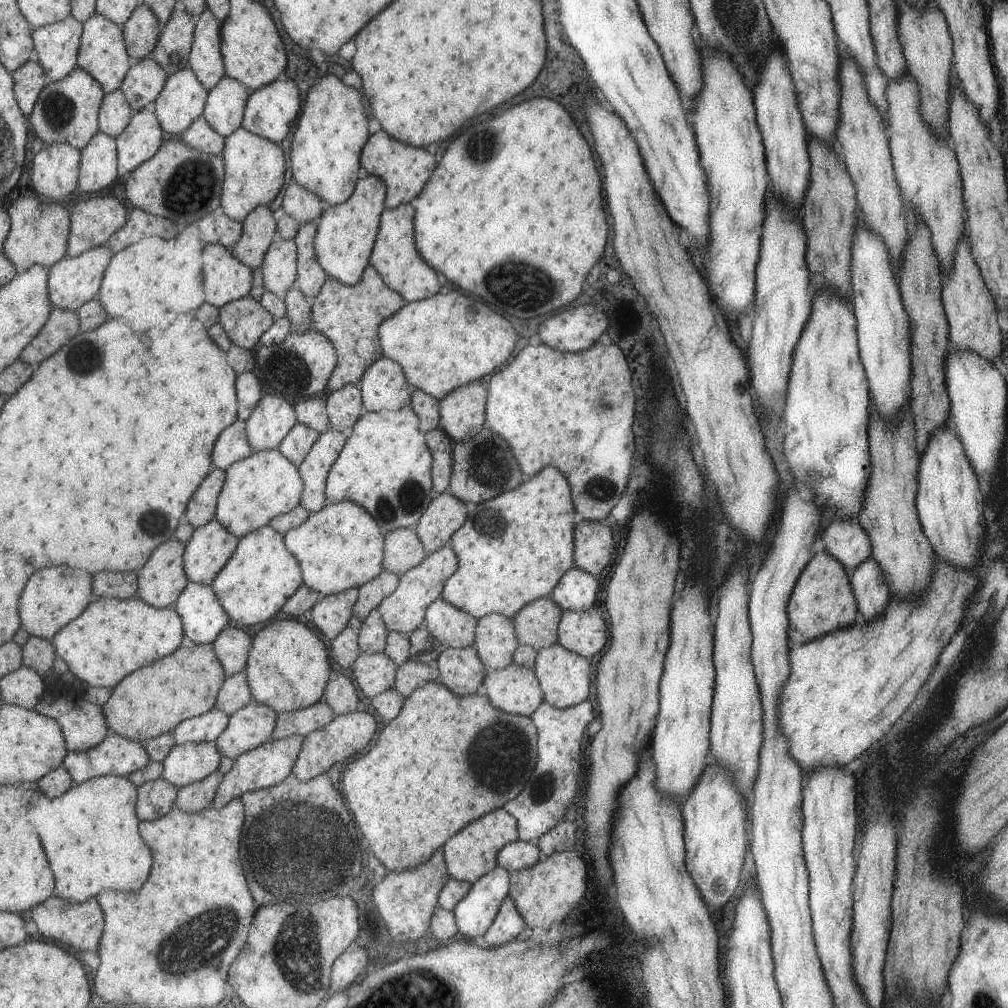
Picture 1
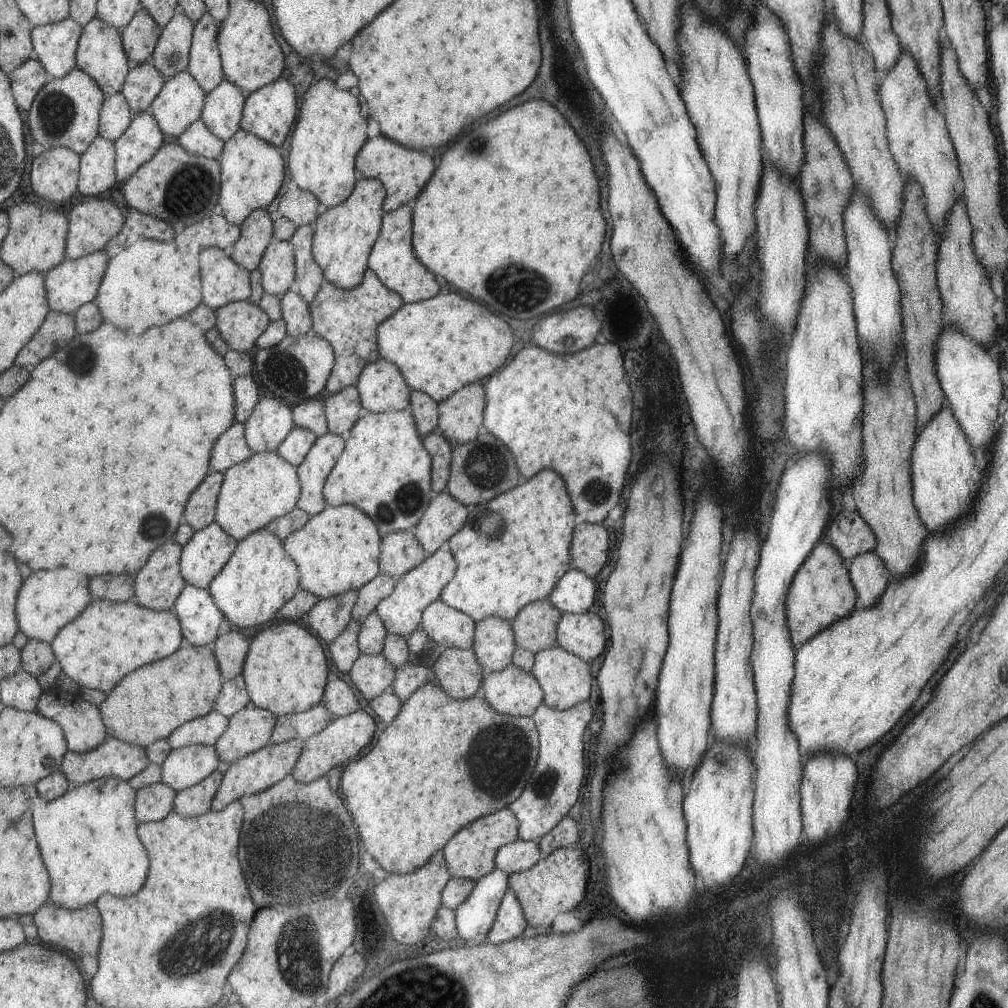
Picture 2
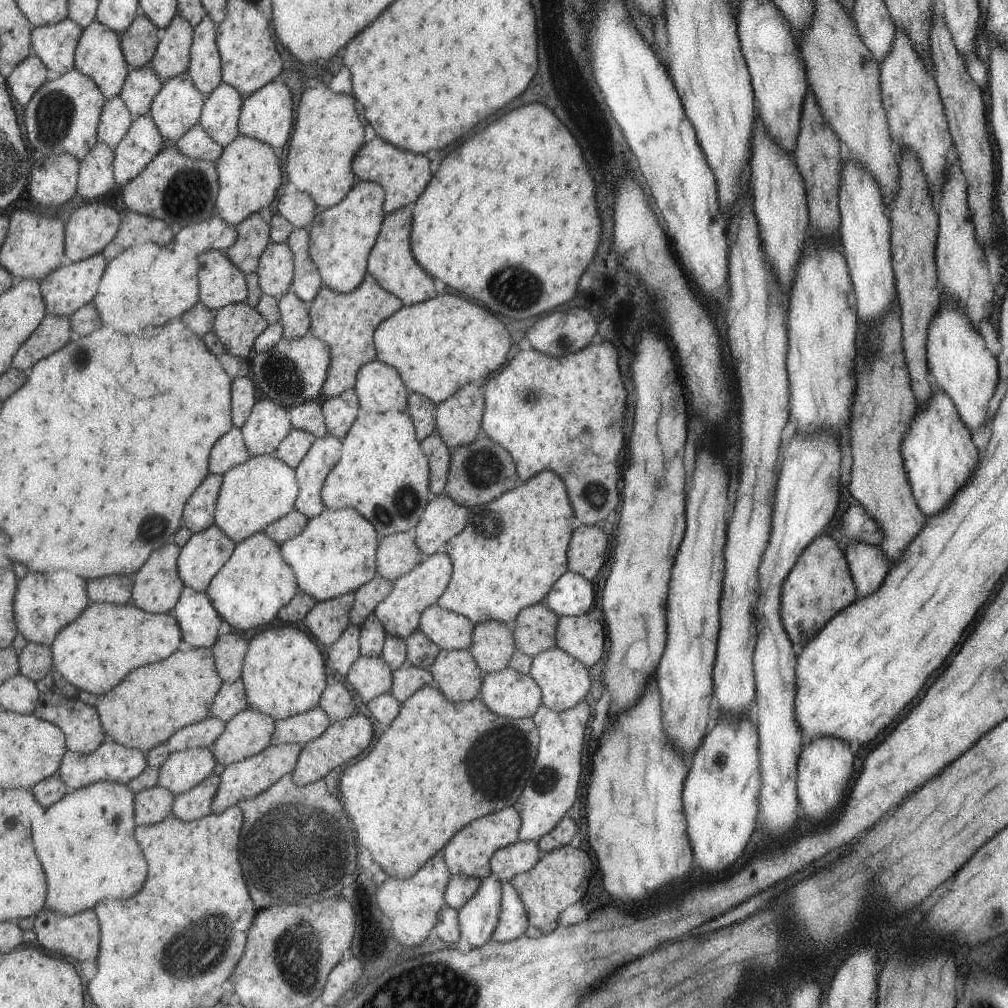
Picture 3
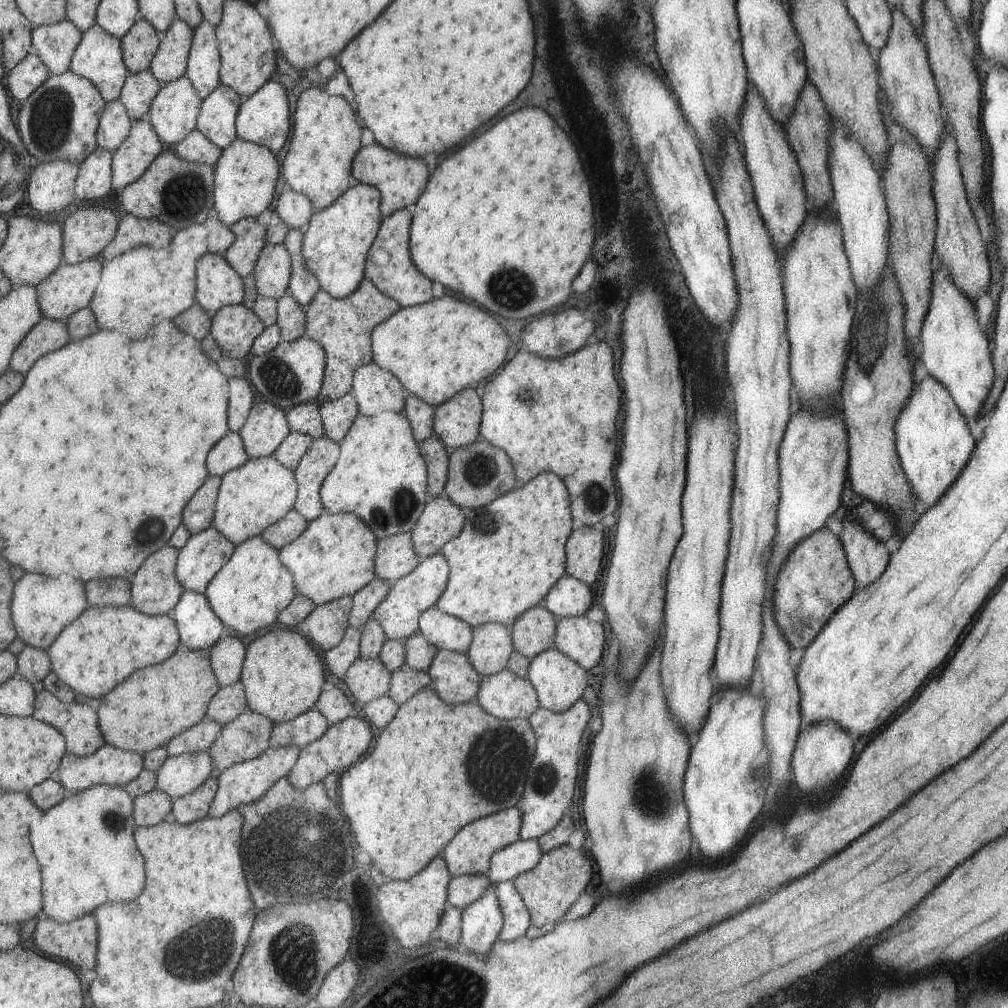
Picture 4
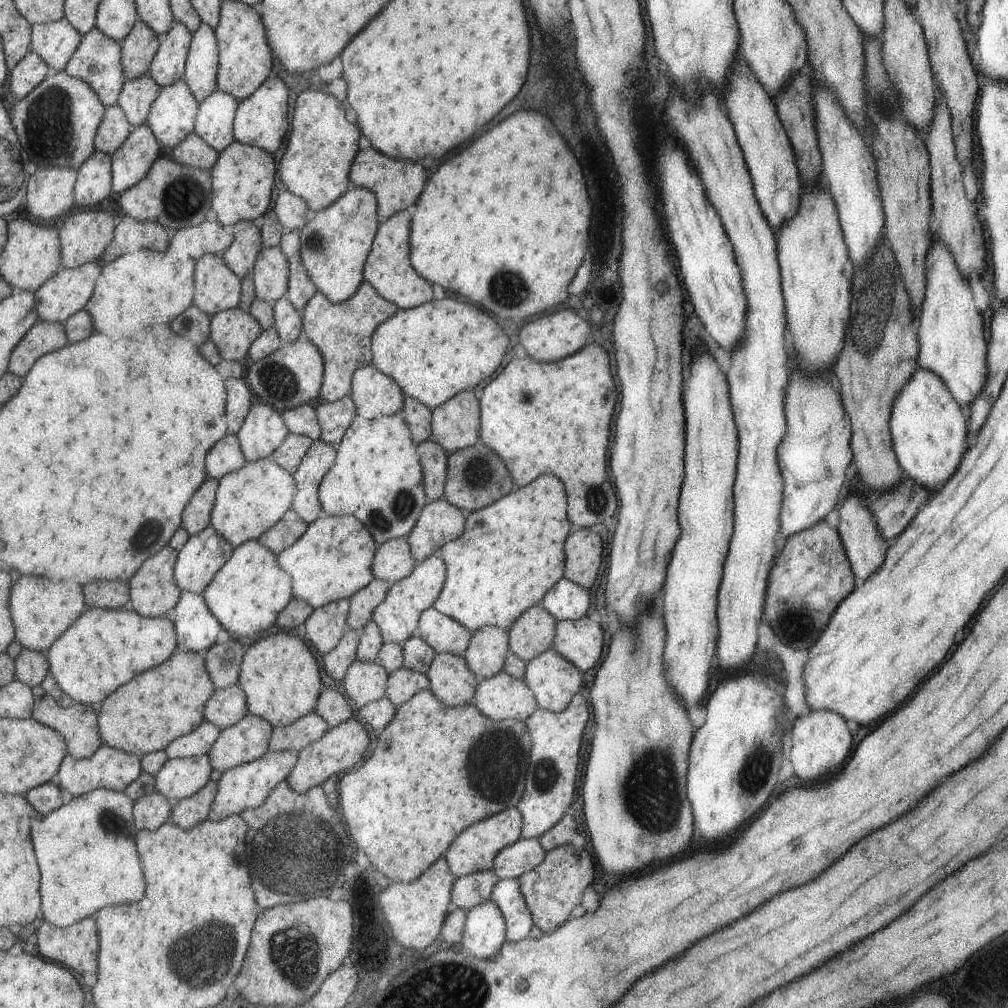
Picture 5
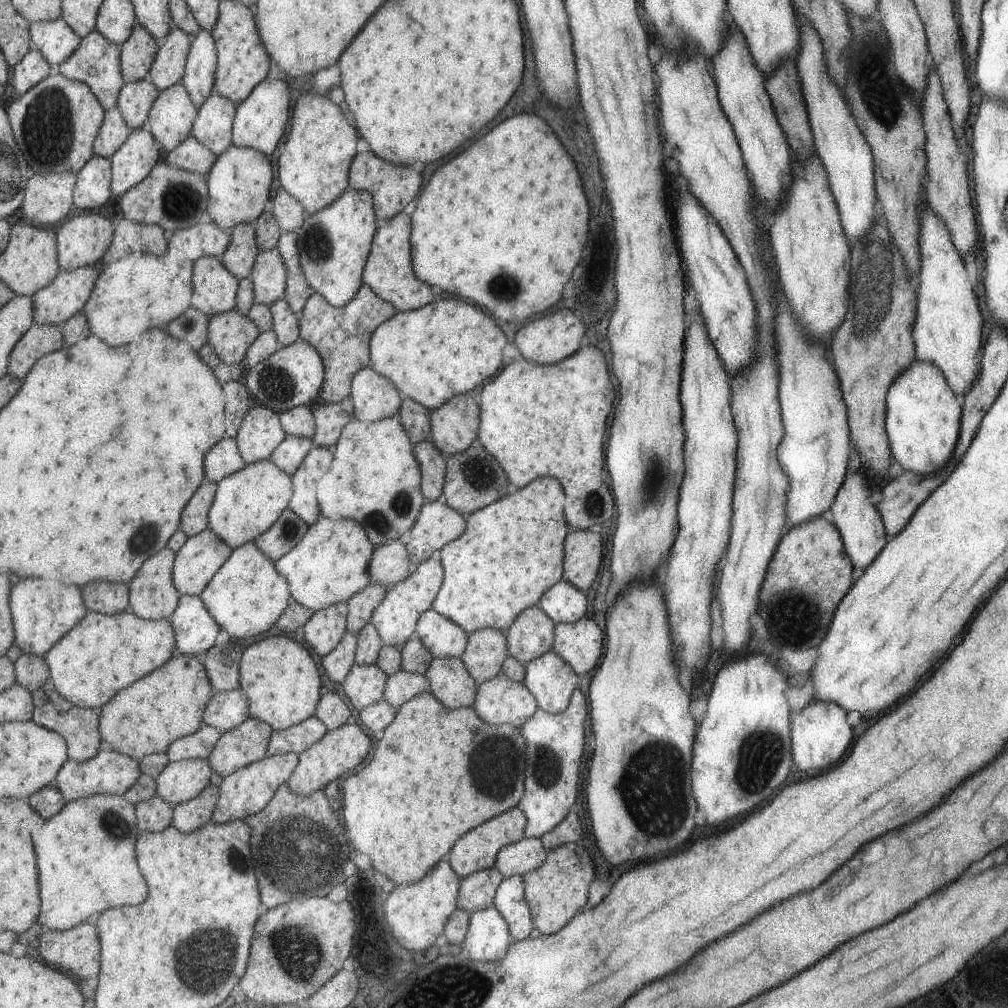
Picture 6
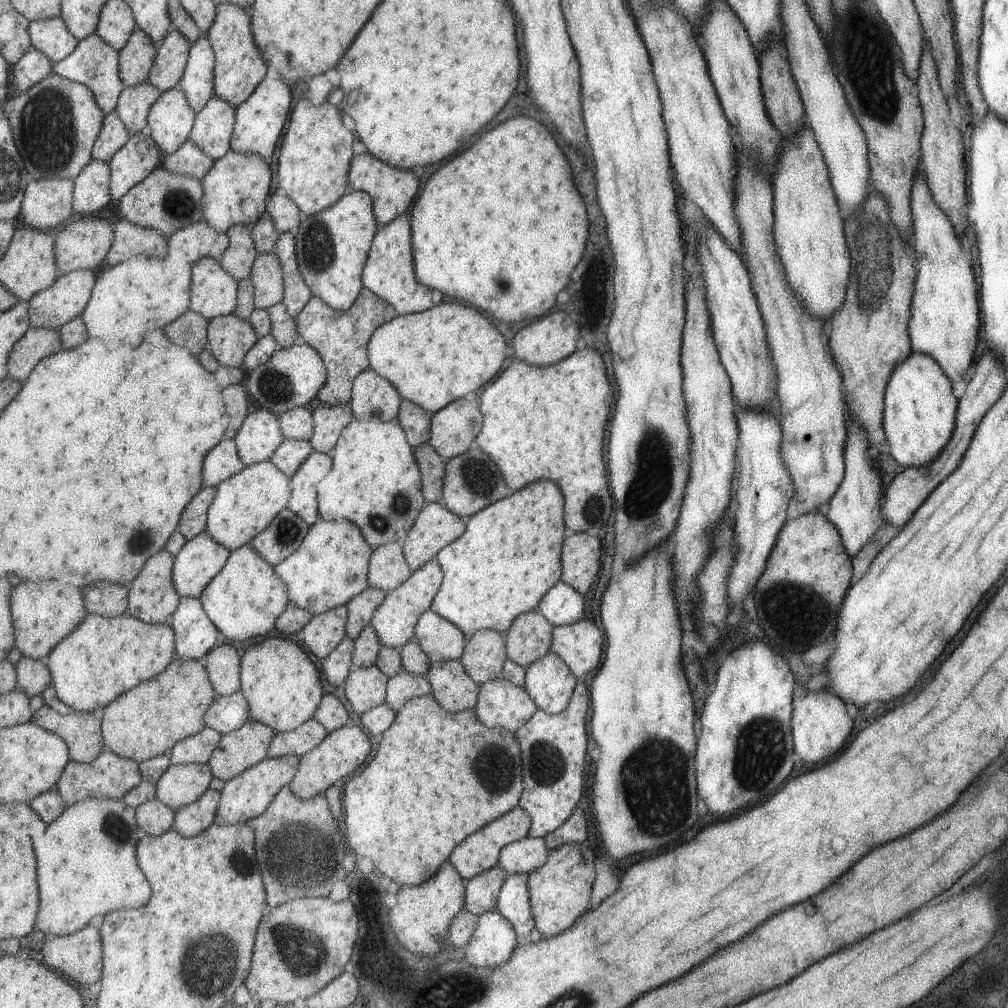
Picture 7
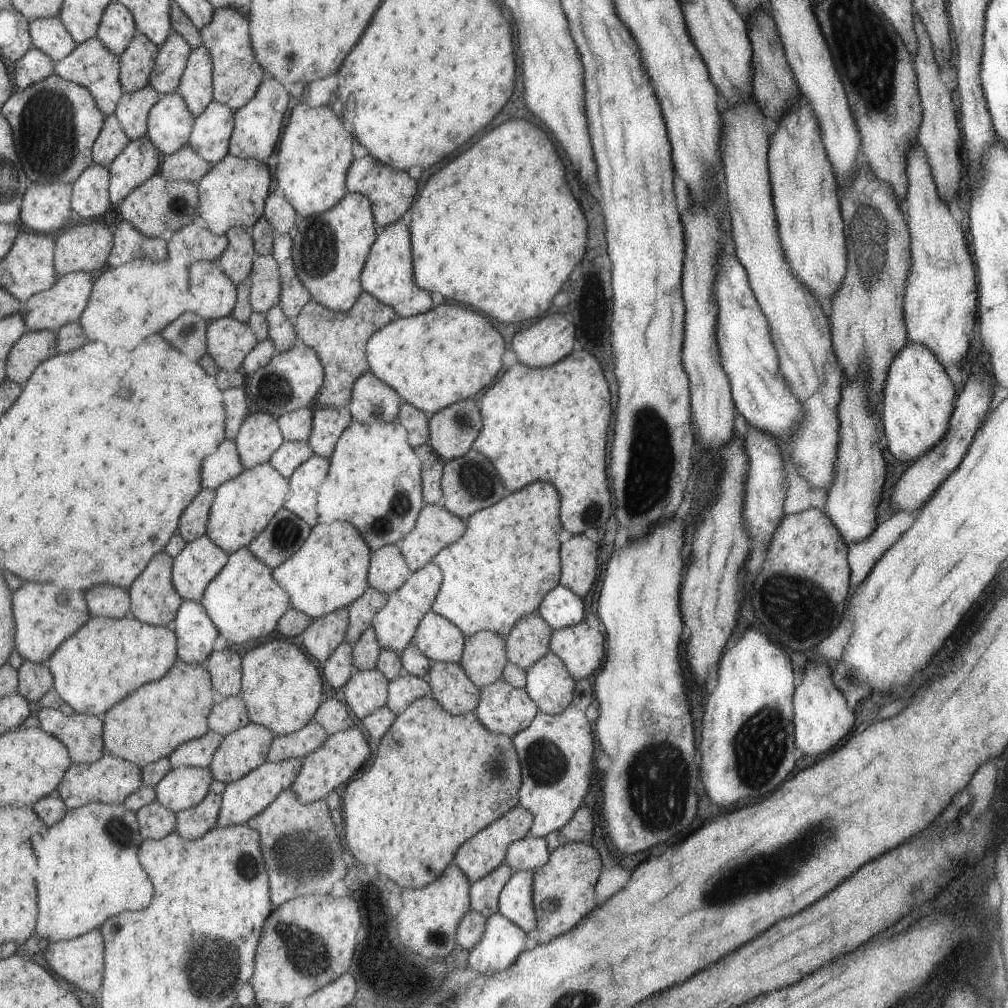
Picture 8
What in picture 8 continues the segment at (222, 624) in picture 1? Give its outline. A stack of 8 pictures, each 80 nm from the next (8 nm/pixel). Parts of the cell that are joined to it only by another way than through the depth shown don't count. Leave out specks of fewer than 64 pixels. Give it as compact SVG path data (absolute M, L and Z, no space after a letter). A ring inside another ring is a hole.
M181 600L173 624L176 657L185 663L202 664L212 652L219 632L207 617L201 602Z

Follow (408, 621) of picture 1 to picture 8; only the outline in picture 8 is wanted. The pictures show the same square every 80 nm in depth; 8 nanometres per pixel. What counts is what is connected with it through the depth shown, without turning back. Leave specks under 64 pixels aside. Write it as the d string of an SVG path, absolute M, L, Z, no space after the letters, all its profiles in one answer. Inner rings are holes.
M428 563L416 572L410 572L410 576L402 586L387 594L387 602L375 612L370 625L375 632L380 648L399 653L405 646L412 643L419 620L421 620L421 616L425 615L425 612L430 611L441 582L441 570L434 563Z

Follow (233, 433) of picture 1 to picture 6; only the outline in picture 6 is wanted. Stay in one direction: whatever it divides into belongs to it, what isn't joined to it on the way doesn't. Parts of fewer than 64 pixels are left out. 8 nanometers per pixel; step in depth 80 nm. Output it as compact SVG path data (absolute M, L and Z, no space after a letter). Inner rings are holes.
M224 436L204 454L204 478L215 484L245 466L235 438Z

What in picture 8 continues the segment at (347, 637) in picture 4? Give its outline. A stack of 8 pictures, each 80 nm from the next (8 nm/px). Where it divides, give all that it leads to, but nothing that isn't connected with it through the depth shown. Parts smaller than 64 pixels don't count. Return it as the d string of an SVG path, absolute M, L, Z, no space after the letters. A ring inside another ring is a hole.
M343 640L335 651L323 662L321 674L325 681L335 689L342 689L353 672L352 645Z

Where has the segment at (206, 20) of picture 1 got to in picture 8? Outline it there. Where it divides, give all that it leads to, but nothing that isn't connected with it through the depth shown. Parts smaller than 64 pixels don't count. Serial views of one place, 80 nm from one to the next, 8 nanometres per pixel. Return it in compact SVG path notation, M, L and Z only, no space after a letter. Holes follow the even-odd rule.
M202 44L191 49L180 78L176 92L195 118L213 101L212 58Z

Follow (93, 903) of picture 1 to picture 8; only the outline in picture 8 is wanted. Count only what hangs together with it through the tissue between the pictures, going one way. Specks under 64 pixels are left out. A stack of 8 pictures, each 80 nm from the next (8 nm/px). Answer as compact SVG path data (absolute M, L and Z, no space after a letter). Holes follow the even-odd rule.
M93 929L80 937L68 941L57 941L56 943L49 942L43 957L57 976L61 976L66 982L73 984L73 986L83 992L93 994L99 991L102 983L104 969L104 962L102 959L103 949L104 942L100 930Z

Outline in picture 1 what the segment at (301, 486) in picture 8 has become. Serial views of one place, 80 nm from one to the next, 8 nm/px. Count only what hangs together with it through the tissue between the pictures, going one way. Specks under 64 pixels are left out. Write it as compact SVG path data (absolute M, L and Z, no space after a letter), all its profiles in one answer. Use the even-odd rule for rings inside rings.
M332 429L322 433L305 459L296 467L303 482L299 506L307 512L318 512L329 503L325 496L325 480L346 440L342 432Z

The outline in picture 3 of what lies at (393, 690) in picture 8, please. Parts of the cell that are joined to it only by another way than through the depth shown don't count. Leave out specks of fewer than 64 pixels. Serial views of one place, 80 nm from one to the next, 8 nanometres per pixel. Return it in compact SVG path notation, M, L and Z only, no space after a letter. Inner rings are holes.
M405 662L399 669L392 671L392 686L389 692L401 704L412 696L413 692L426 685L436 685L428 670Z

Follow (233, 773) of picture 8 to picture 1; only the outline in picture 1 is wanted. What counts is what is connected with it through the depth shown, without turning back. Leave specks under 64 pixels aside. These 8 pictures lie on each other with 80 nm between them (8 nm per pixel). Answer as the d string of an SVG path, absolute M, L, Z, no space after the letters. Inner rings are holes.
M250 701L228 717L225 730L214 741L222 756L235 758L270 740L277 713L271 708Z

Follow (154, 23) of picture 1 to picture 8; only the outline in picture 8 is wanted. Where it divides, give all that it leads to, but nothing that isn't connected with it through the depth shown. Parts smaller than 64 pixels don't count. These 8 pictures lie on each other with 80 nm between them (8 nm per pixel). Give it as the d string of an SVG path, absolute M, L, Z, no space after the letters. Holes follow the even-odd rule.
M136 33L118 56L118 79L124 93L138 91L148 84L159 48L146 36Z

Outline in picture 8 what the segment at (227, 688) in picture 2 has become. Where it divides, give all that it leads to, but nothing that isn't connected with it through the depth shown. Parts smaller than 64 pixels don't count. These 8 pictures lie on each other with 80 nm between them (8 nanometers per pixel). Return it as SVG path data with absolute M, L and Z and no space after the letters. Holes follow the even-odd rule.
M239 694L216 698L206 719L208 730L217 732L222 738L249 722L245 702Z

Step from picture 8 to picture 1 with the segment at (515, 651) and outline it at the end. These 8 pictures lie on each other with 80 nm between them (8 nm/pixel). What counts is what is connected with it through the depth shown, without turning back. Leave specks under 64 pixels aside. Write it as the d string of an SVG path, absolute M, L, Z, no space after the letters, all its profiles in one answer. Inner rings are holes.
M542 597L523 606L513 617L518 644L531 646L536 652L557 645L557 626L562 614L549 597Z

